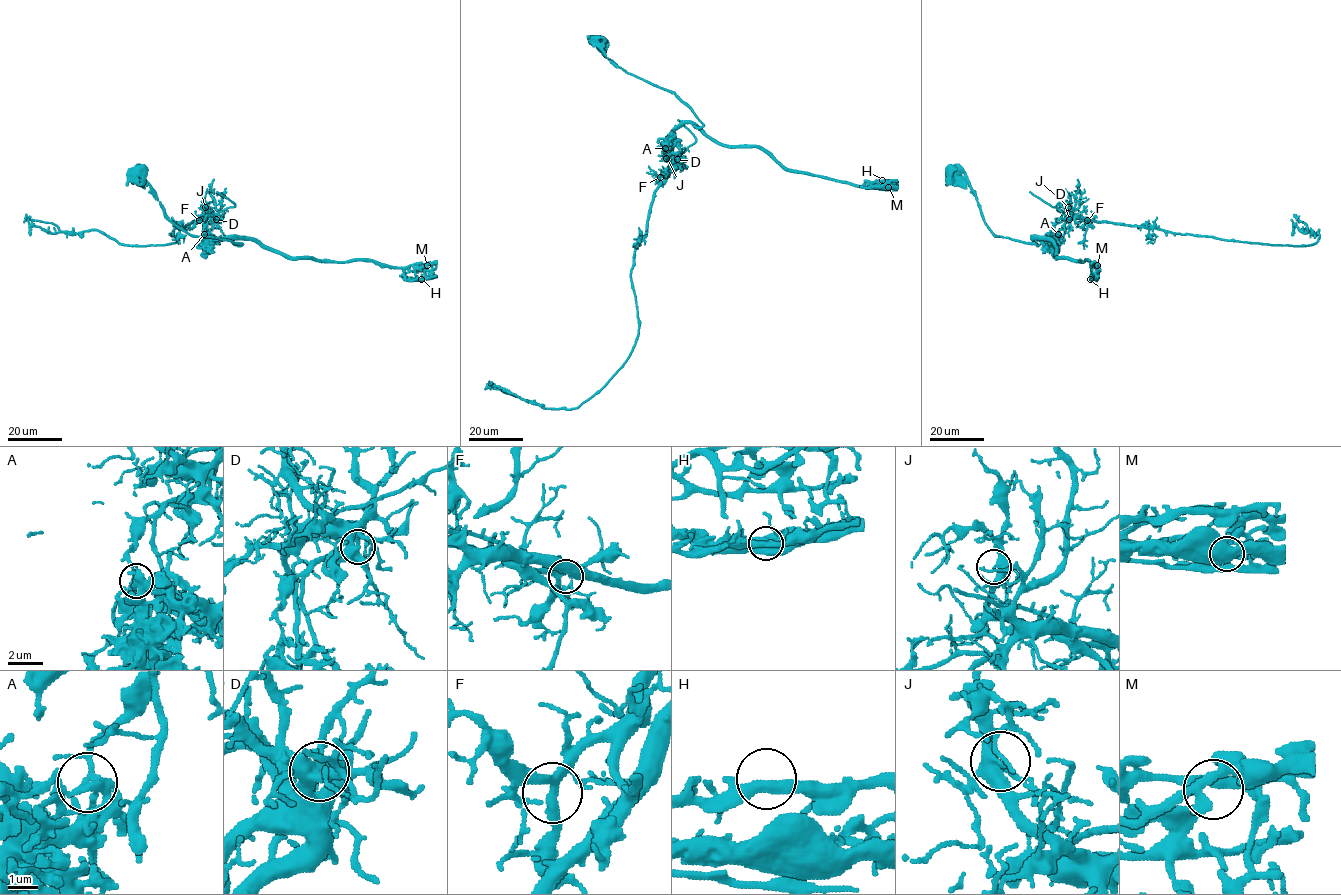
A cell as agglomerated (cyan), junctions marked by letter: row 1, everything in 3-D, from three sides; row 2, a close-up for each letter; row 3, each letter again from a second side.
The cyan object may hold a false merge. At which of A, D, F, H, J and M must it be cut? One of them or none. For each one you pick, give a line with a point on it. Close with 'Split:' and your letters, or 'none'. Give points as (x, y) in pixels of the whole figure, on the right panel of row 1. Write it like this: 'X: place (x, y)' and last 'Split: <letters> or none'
A: place (1058, 234)
Split: A

